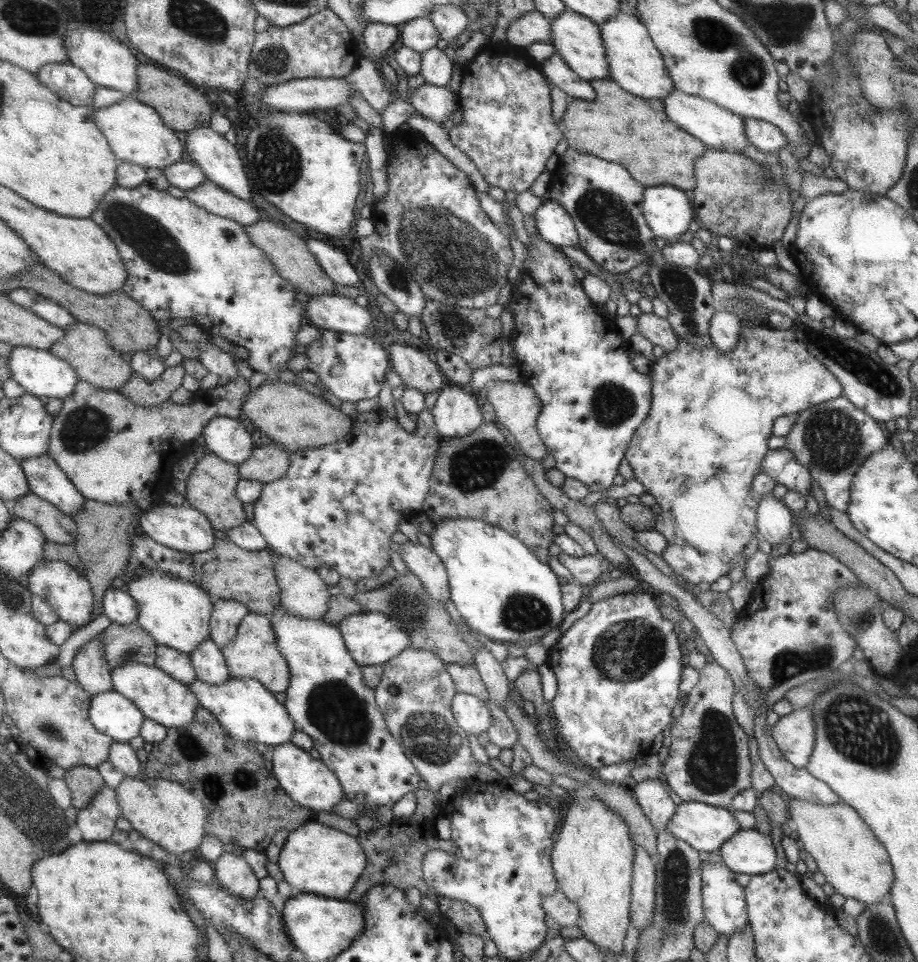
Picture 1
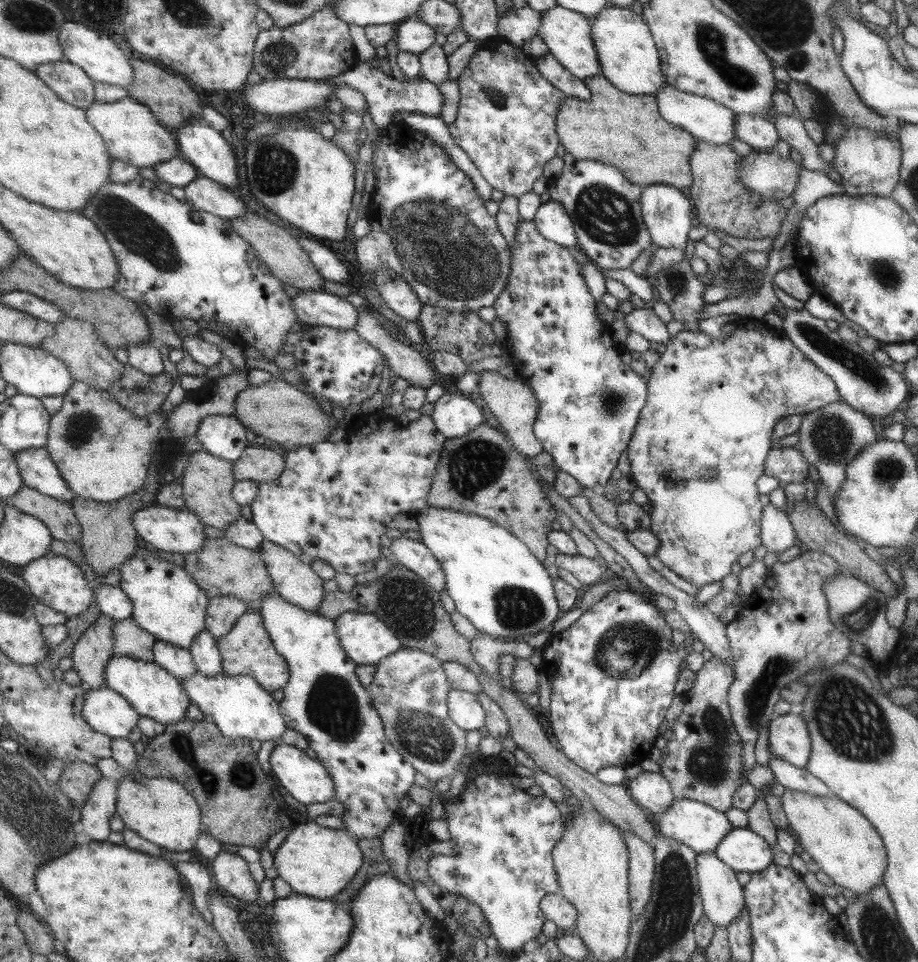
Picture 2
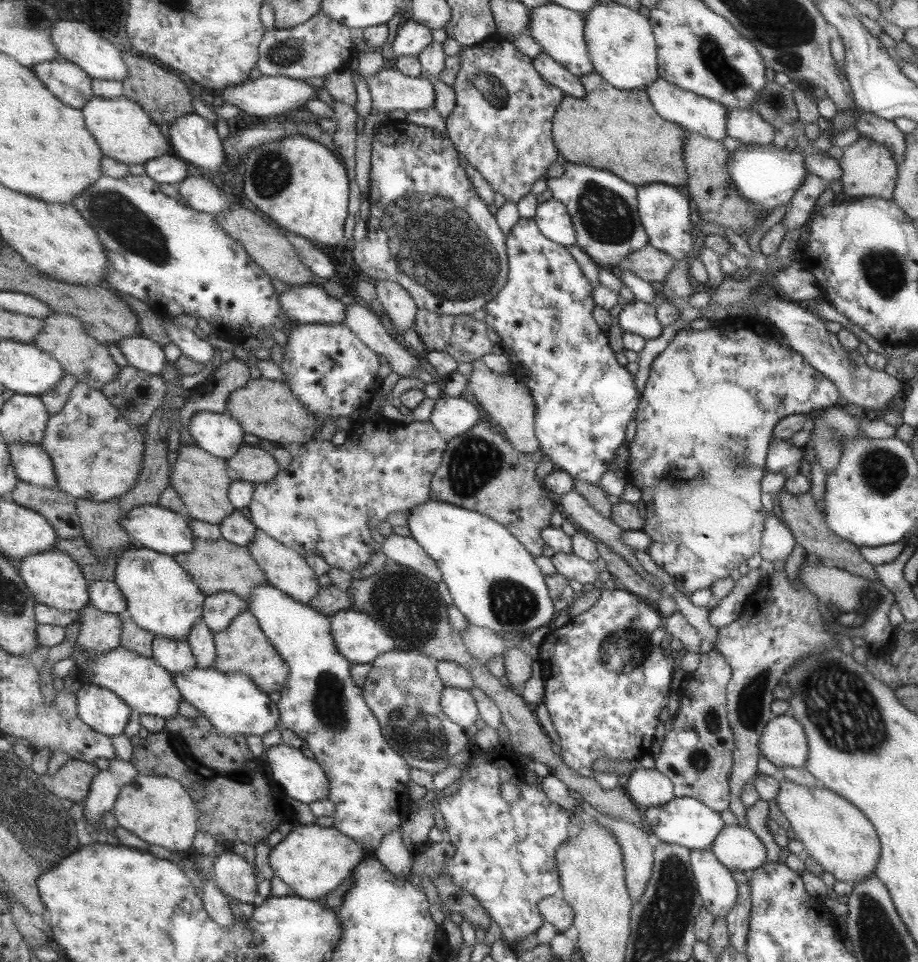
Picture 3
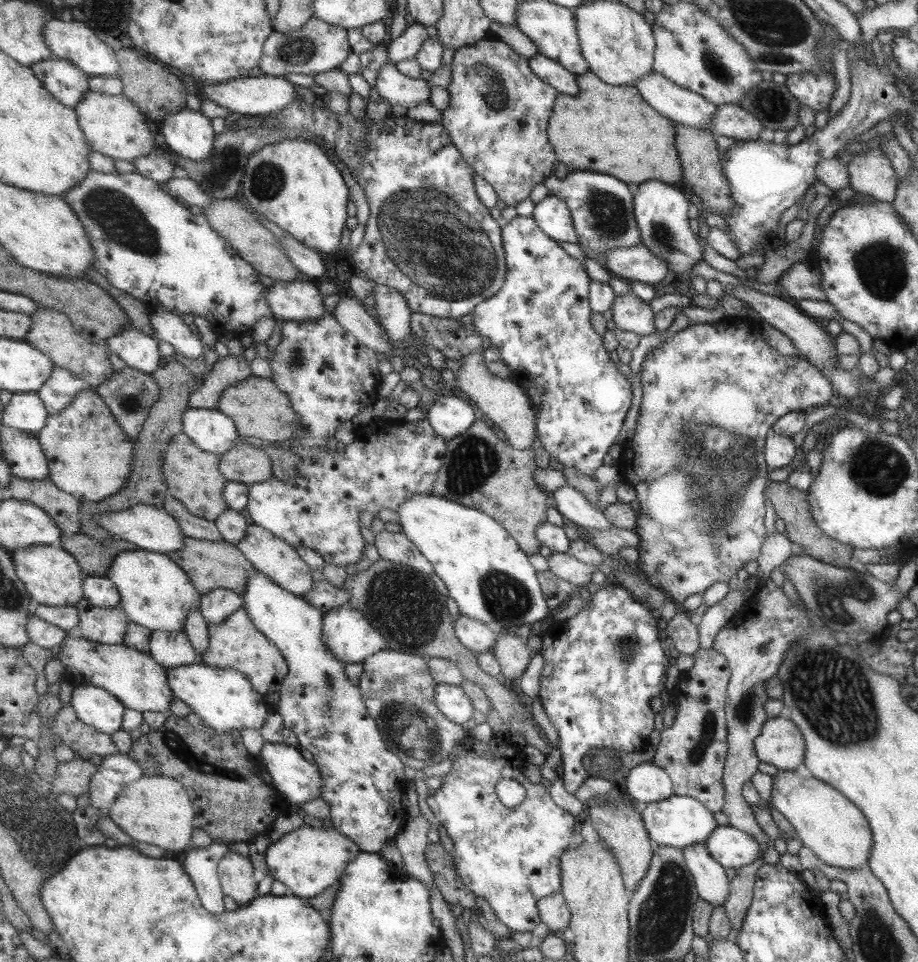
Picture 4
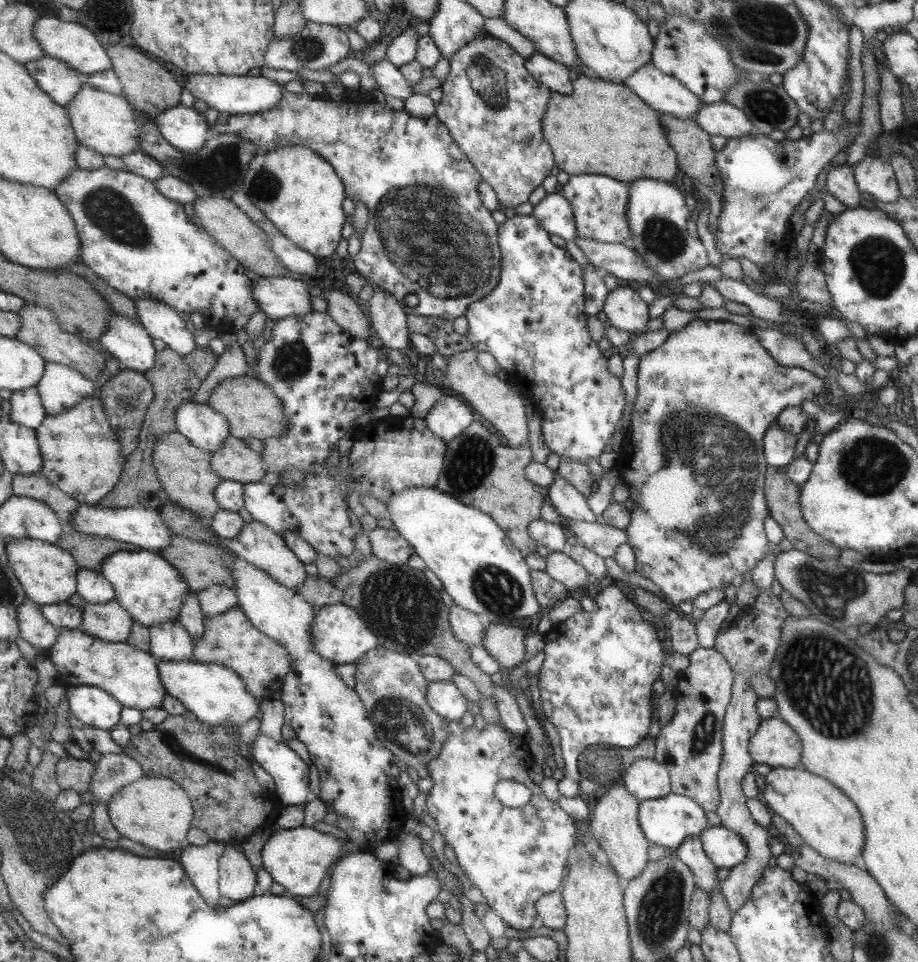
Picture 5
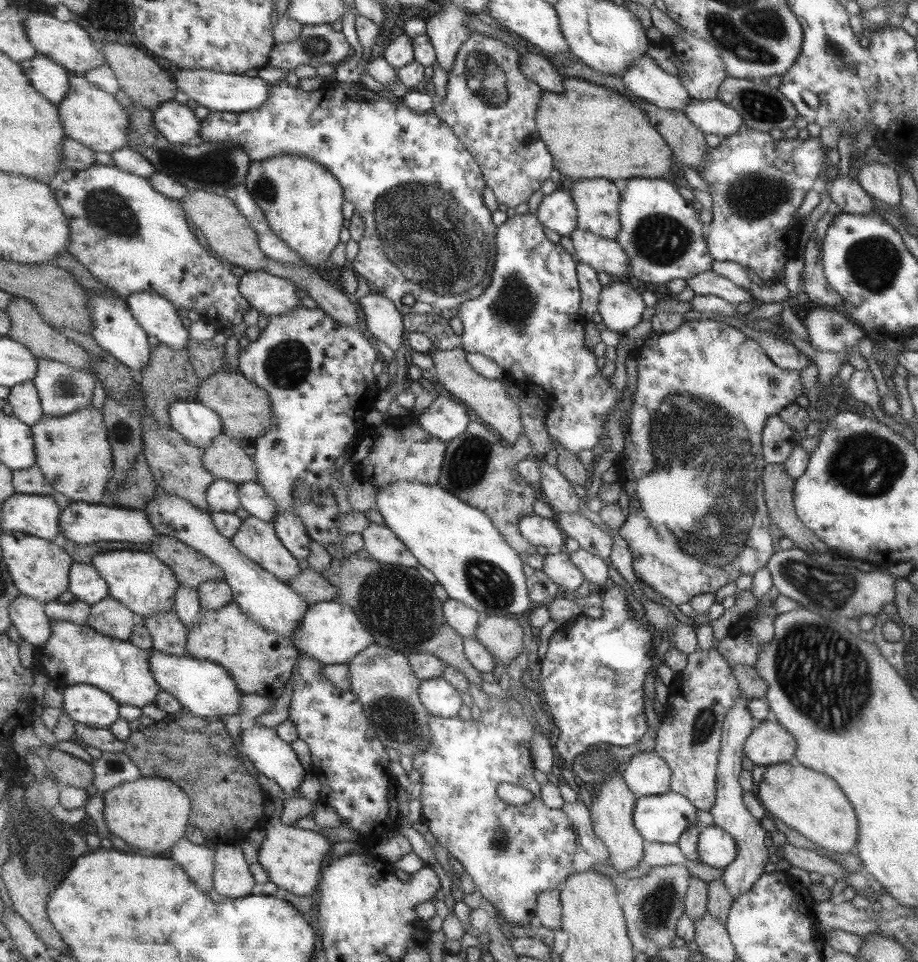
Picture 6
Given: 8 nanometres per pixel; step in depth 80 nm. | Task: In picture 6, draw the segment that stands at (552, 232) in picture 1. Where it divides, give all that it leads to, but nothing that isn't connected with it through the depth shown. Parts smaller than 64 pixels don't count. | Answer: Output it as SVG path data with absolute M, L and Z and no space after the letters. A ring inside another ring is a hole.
M560 187L544 195L535 211L537 220L560 237L569 237L577 223L577 208L572 196Z

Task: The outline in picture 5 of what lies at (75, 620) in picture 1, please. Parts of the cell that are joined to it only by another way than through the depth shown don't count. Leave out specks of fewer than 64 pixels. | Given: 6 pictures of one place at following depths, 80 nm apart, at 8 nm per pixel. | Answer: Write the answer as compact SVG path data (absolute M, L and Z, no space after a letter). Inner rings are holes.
M7 540L7 553L17 579L29 600L42 605L65 602L77 594L77 576L81 566L72 553L41 540Z

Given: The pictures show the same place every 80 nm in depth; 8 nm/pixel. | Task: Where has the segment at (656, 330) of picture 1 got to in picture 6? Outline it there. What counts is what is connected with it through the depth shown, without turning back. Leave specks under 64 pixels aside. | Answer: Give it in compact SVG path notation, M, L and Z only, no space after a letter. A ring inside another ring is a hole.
M610 281L601 287L598 297L597 314L607 330L625 334L641 321L645 309L642 296L629 285Z

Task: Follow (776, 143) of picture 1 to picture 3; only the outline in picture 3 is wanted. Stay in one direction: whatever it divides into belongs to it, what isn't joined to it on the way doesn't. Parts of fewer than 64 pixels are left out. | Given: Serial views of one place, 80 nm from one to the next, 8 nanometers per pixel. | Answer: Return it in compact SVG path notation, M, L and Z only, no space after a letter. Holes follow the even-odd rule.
M751 108L726 109L725 137L743 144L769 145L775 131Z

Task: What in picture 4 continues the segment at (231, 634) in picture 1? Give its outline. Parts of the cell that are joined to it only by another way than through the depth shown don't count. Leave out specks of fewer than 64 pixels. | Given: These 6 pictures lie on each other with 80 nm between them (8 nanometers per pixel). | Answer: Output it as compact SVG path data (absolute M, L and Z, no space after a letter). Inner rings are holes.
M214 588L201 595L201 612L209 624L221 624L245 604L244 597L233 589Z

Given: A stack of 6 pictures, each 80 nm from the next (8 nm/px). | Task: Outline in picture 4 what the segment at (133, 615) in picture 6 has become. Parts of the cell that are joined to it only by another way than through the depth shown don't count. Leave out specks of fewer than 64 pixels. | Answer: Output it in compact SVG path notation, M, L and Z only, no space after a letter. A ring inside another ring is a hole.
M83 597L76 607L80 614L80 625L75 632L77 636L97 644L124 645L131 620L122 605L96 607Z

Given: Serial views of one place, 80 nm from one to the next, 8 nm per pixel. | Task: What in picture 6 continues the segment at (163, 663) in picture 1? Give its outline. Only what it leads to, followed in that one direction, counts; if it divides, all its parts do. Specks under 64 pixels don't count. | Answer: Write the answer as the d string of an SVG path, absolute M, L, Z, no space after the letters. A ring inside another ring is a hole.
M175 609L142 618L142 623L151 631L154 649L177 656L188 654L188 626Z

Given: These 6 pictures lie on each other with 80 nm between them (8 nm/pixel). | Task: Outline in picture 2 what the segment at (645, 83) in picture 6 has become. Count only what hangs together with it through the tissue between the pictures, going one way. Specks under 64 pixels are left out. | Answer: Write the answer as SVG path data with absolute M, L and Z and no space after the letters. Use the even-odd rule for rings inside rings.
M665 85L655 94L657 109L669 124L676 125L685 132L691 133L699 140L711 144L728 144L729 140L735 139L733 132L734 112L715 103L713 100L685 93L671 86Z

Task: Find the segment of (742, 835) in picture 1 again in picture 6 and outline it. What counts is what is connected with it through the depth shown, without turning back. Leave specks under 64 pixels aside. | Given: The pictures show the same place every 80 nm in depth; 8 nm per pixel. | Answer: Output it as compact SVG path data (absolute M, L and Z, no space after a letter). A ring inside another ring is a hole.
M713 825L698 832L696 853L700 863L722 869L736 858L736 841Z

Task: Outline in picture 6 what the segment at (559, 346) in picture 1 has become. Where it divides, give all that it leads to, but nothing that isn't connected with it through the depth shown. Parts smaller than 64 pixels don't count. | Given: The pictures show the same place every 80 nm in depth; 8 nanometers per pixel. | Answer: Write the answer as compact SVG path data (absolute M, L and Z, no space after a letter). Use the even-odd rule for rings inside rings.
M531 212L517 214L497 227L496 259L492 276L485 290L477 298L466 300L457 308L461 320L461 349L492 360L502 372L509 372L513 380L531 390L548 406L545 426L552 444L558 442L569 452L590 450L601 435L601 422L617 402L617 392L595 366L595 356L583 346L584 320L577 314L581 298L575 280L573 256L559 243L552 243L543 235L542 224Z

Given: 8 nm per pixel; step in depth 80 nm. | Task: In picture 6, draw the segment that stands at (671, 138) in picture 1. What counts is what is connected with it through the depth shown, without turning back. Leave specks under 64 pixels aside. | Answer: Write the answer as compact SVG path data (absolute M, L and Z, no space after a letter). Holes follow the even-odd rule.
M564 79L563 92L557 94L541 91L541 100L537 102L536 109L536 131L541 132L541 140L545 140L544 143L549 144L548 151L553 152L553 168L571 183L580 178L604 178L614 181L617 178L666 178L669 175L674 158L664 137L652 127L648 117L642 110L637 109L637 105L629 103L621 93L613 89L595 85L589 80Z

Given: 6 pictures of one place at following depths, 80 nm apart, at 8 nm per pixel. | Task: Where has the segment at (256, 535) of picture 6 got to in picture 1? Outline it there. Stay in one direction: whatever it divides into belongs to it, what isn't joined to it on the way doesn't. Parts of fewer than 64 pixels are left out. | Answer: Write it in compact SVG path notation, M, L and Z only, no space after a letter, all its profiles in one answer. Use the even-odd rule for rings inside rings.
M268 546L268 550L277 560L277 577L280 578L282 590L280 605L287 613L300 618L322 619L332 596L320 574L273 550L271 546Z

